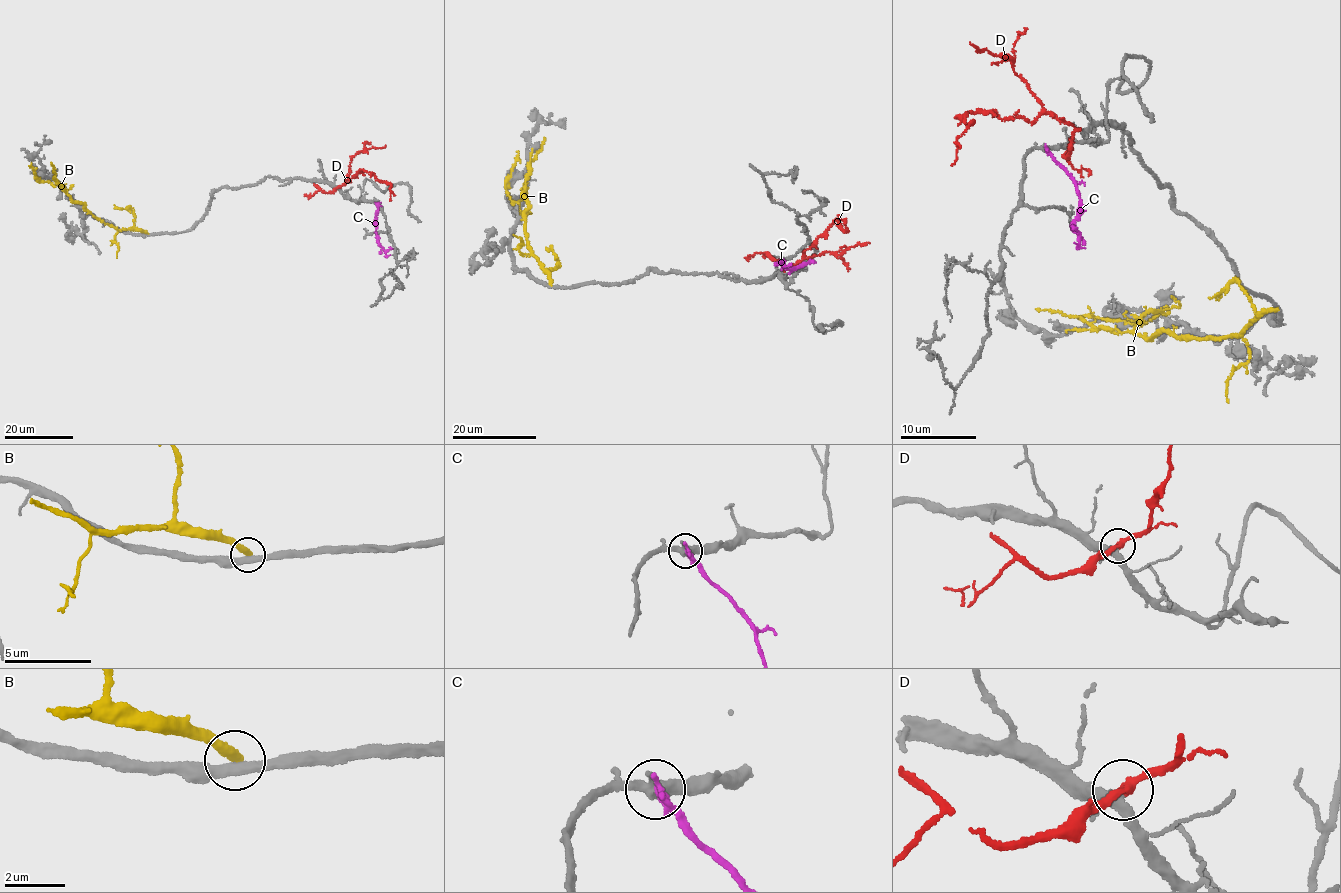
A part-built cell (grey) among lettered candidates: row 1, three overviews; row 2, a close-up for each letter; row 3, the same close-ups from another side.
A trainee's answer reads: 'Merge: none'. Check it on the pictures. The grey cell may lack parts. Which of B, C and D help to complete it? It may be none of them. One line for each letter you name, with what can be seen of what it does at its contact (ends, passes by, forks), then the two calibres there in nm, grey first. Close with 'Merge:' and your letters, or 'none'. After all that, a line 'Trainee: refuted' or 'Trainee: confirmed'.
D: It passes by. Thickness 280 nm (grey) against 220 nm
Merge: D
Trainee: refuted

